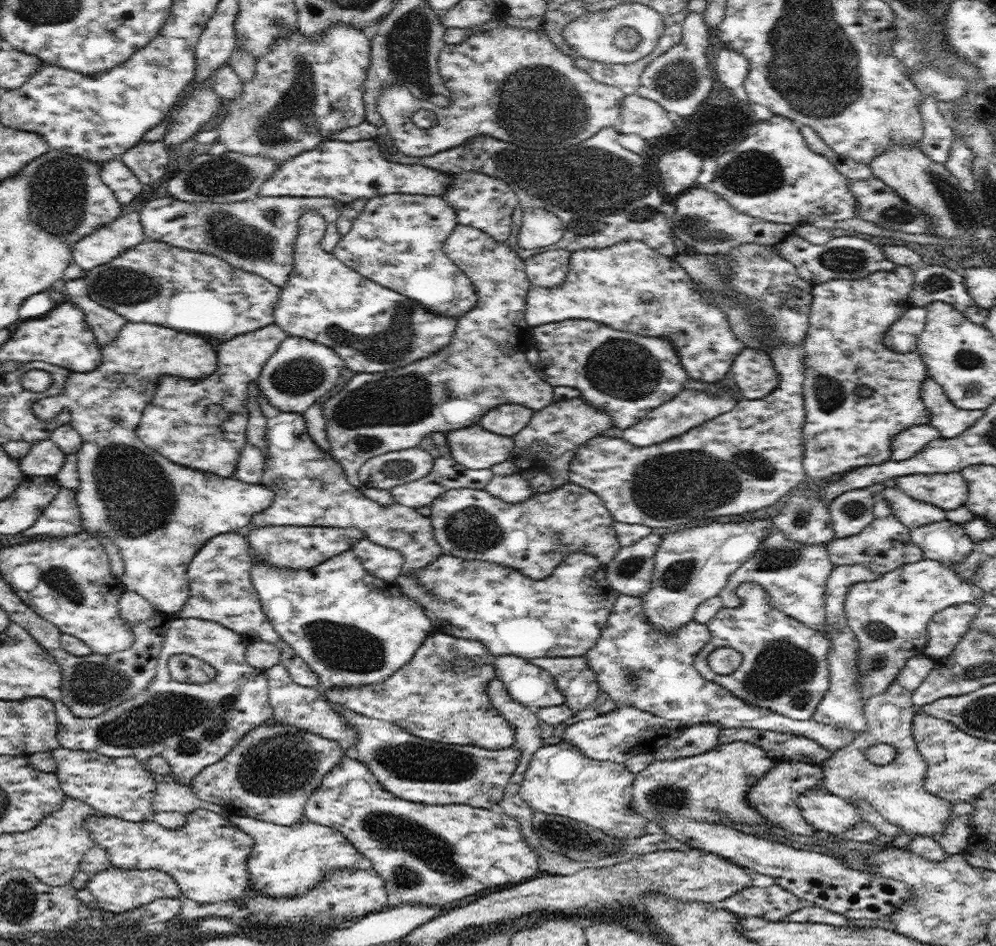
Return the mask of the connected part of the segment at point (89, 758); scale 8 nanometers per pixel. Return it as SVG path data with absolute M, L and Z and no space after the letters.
M62 746L51 753L56 761L55 773L65 796L72 796L97 812L124 820L138 822L150 820L155 815L152 796L157 783L146 763L134 757L112 758L96 751L70 750Z

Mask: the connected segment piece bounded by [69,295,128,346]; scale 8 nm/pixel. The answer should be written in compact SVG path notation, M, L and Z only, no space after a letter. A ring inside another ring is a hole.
M88 295L69 297L69 300L84 310L85 321L92 329L100 346L116 340L121 326L128 322L113 310L94 302Z

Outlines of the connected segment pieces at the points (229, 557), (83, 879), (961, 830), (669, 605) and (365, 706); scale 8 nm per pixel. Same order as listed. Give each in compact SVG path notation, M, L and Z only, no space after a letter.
M230 532L212 537L189 564L187 578L190 596L181 610L172 616L183 619L196 617L223 624L249 644L258 641L274 643L280 649L280 663L287 668L292 680L300 686L316 687L319 685L318 675L296 655L295 650L274 630L270 619L264 614L251 580L253 558L249 540L244 536Z
M95 844L90 847L90 850L84 854L80 860L78 872L73 876L72 886L77 890L76 897L85 904L92 902L94 896L86 888L88 881L100 871L108 870L114 867L111 860L108 858L108 853L103 848Z
M970 802L953 804L953 812L949 817L949 826L945 832L941 832L941 834L928 833L928 835L934 837L948 855L962 853L968 844L970 836L968 825L972 820L974 809L974 804L970 804Z
M766 516L765 519L750 520L750 522L726 522L726 524L711 522L705 526L684 529L674 534L662 532L662 541L655 555L650 591L641 597L643 611L649 623L652 623L658 631L673 633L689 620L694 619L699 604L718 595L726 587L728 578L758 551L760 544L768 536L768 529L774 525L772 517Z
M433 630L432 632L429 632L426 640L420 648L418 648L418 651L416 651L416 654L414 654L414 657L412 658L412 661L408 661L408 664L405 664L402 668L400 668L400 670L394 672L392 676L388 677L388 680L350 688L328 688L325 691L328 696L328 702L336 703L338 705L342 705L343 707L348 707L350 710L367 716L368 718L385 720L389 723L397 724L400 728L405 728L405 730L410 734L420 738L446 744L470 745L488 749L503 749L508 748L515 743L515 730L513 724L510 724L510 722L503 718L503 716L495 708L492 708L492 705L490 704L487 686L490 680L496 677L495 666L493 663L494 660L496 660L496 658L488 651L488 649L486 649L486 647L484 647L484 644L481 644L479 640L468 640L452 636L448 633Z

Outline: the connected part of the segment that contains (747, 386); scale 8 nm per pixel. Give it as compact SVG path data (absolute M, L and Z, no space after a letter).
M744 347L734 359L734 384L751 401L768 396L777 388L780 375L768 353Z

